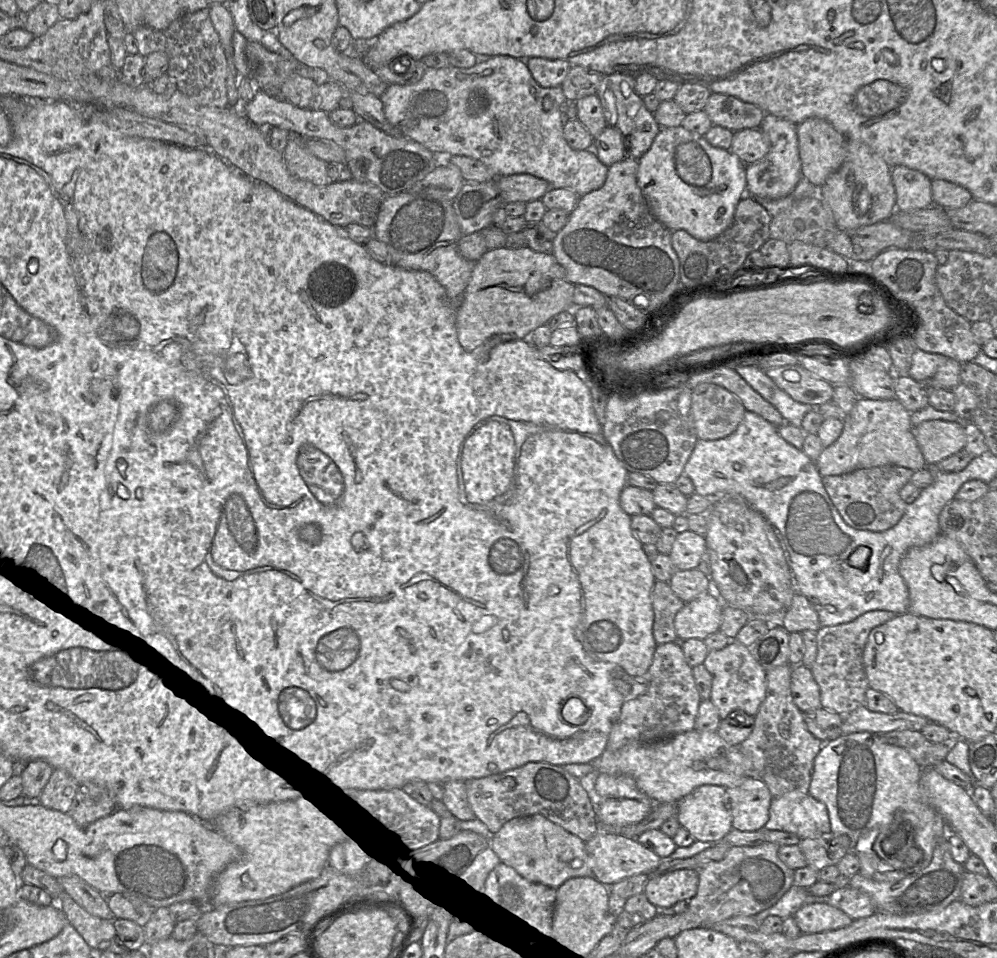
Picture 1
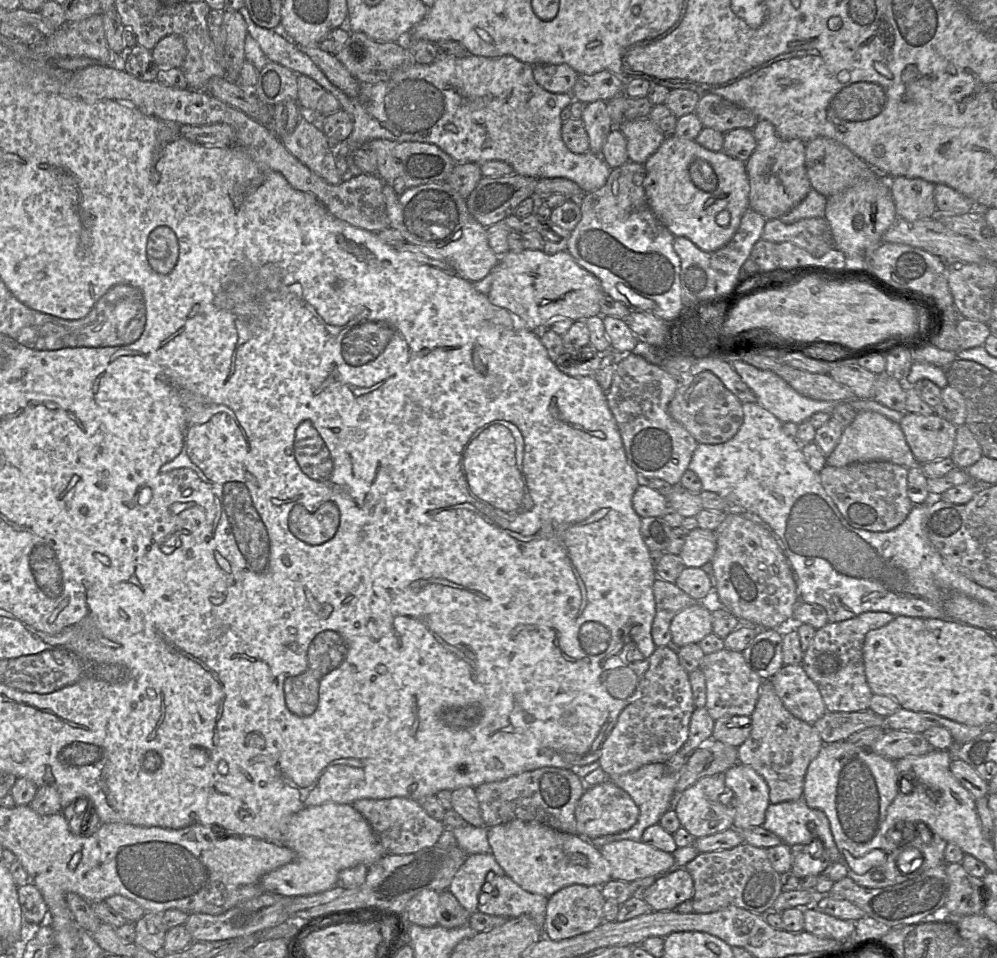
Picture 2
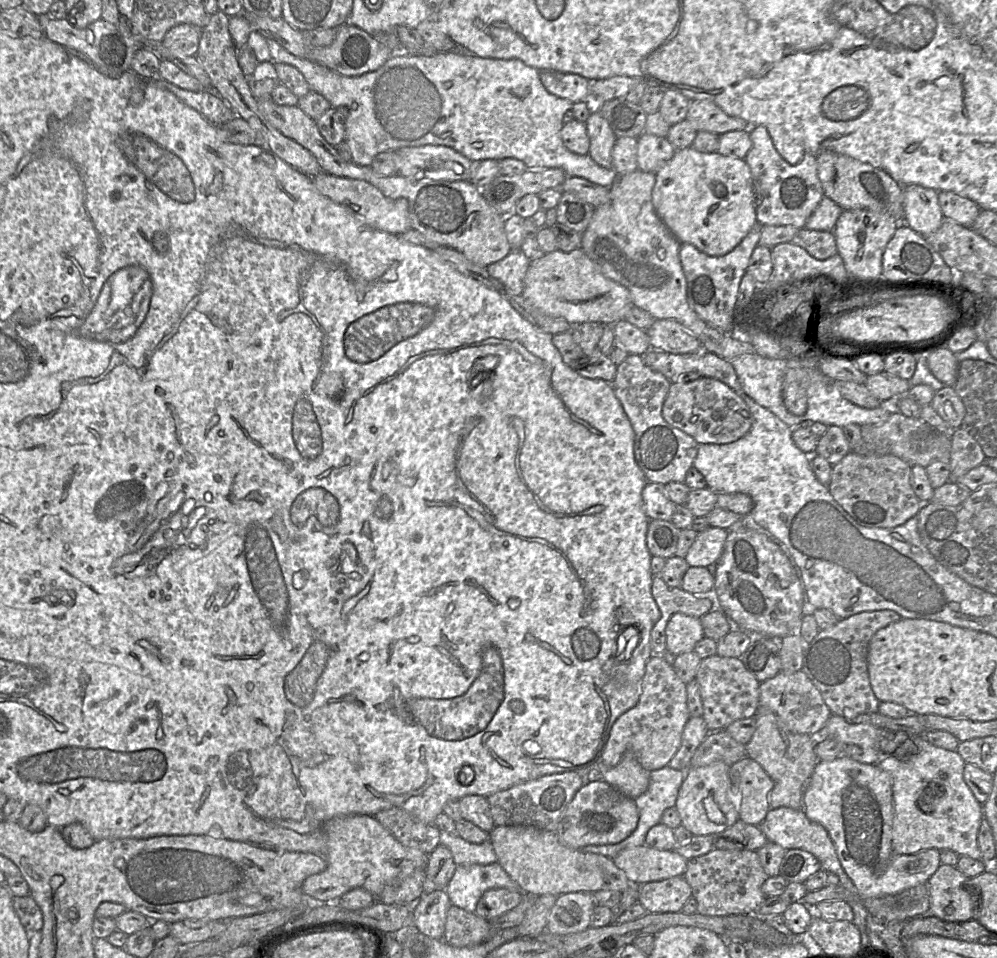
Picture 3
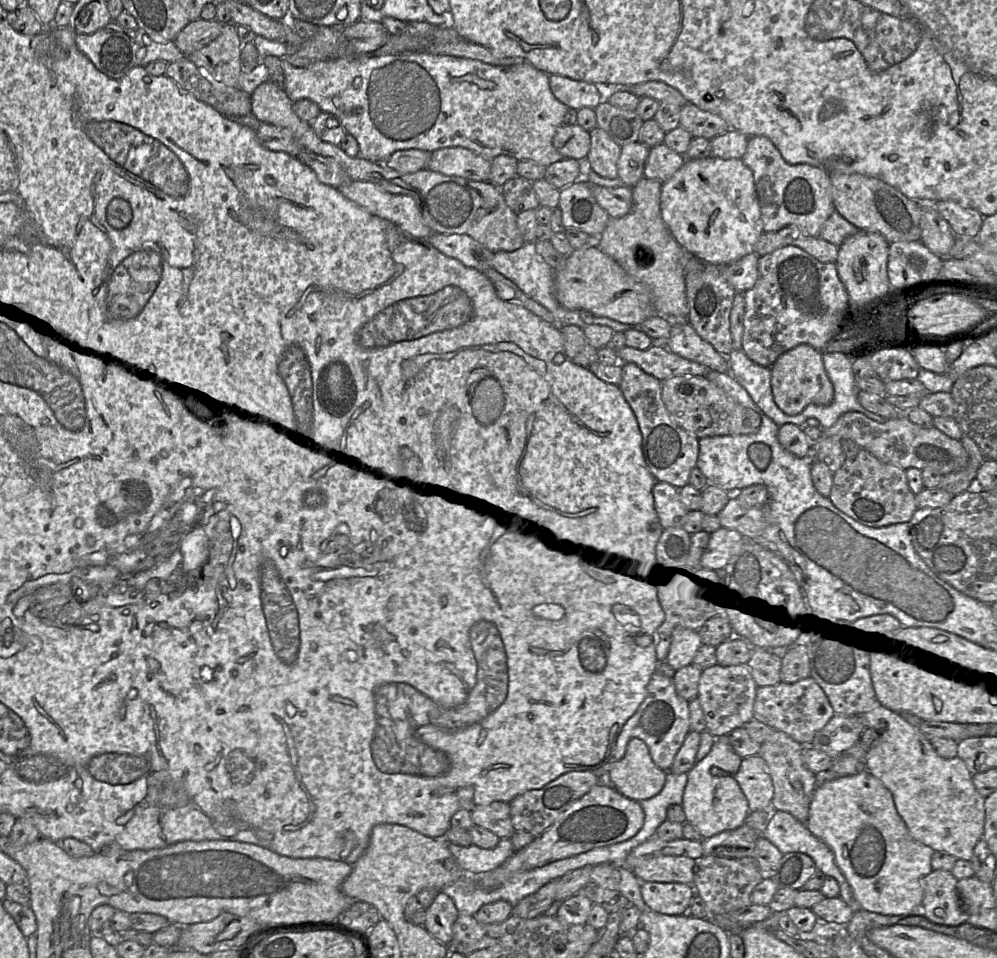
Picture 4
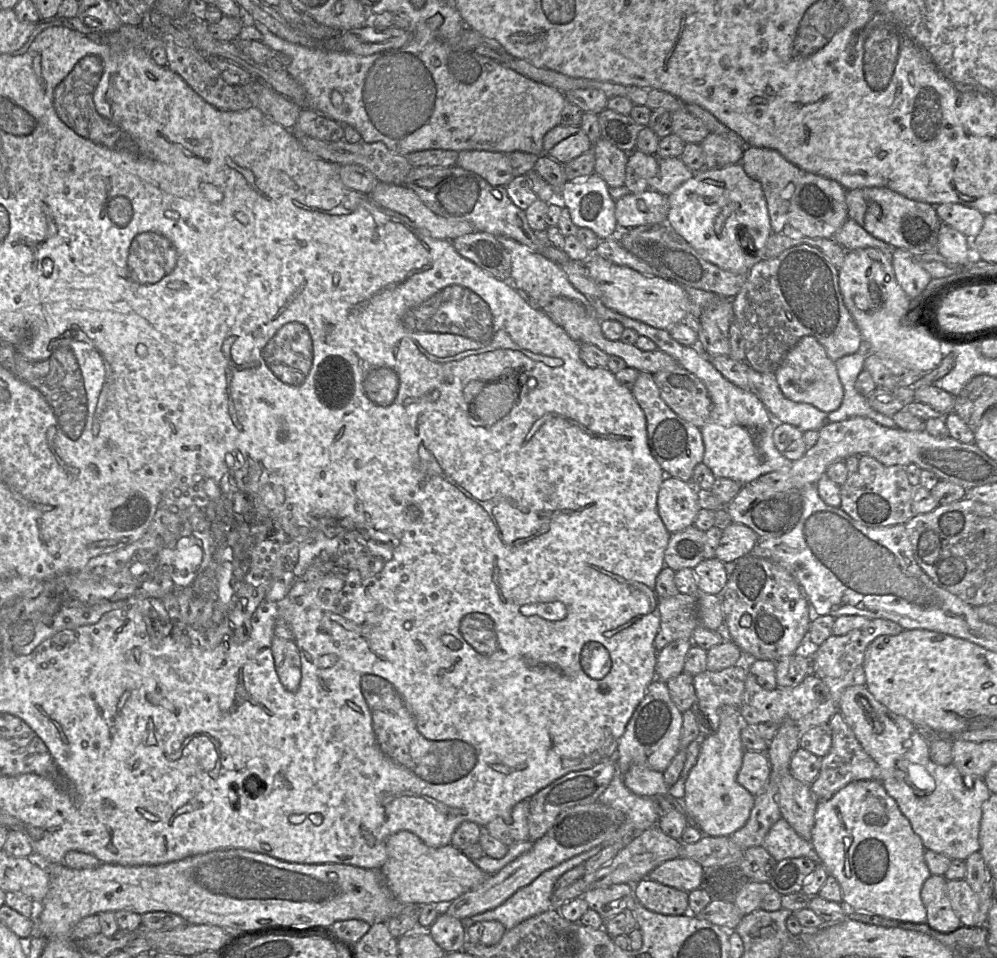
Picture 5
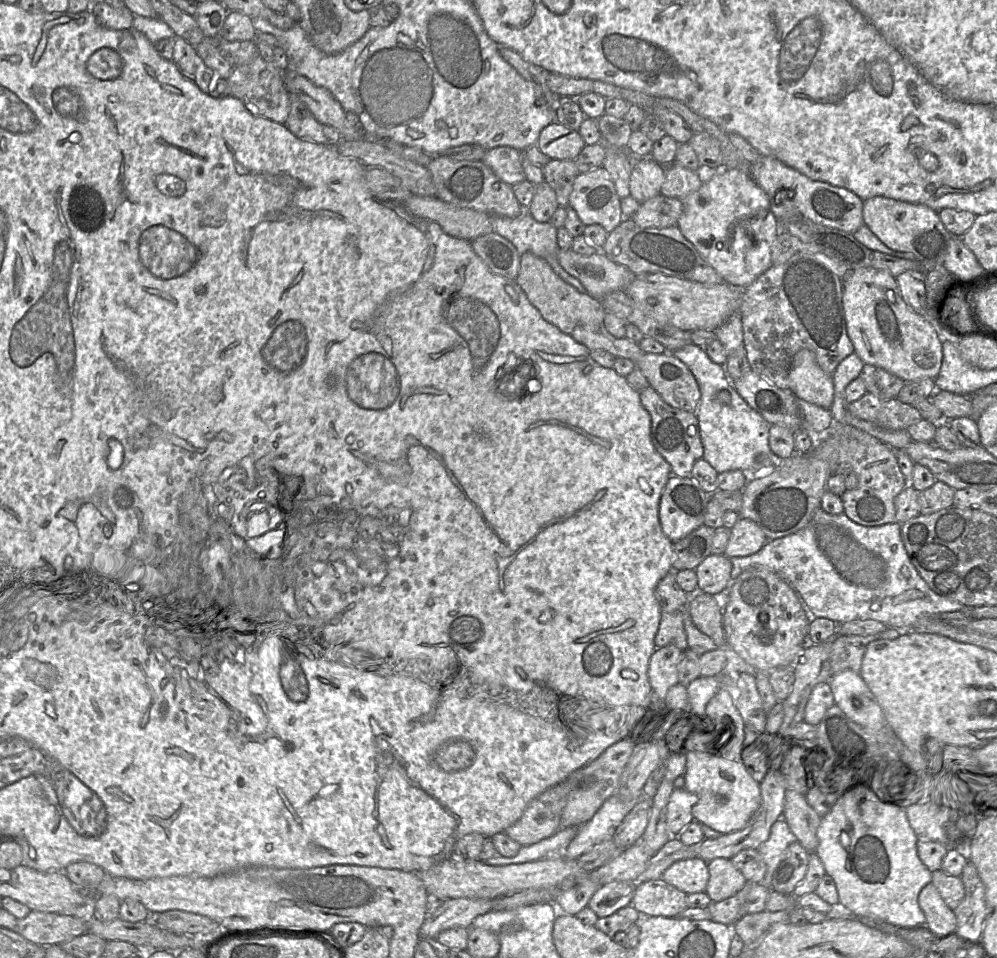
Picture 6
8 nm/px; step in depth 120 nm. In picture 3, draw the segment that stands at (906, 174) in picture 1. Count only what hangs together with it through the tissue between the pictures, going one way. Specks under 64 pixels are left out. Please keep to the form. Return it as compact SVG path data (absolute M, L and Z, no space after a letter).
M918 184L903 186L903 189L903 223L922 236L928 236L934 233L941 226L945 219L938 202L938 191Z

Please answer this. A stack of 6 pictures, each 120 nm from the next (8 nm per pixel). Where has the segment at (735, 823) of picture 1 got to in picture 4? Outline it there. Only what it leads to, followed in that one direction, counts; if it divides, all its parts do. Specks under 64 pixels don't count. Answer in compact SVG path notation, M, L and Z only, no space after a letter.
M759 754L742 759L735 780L747 799L750 812L770 811L774 786L767 765Z

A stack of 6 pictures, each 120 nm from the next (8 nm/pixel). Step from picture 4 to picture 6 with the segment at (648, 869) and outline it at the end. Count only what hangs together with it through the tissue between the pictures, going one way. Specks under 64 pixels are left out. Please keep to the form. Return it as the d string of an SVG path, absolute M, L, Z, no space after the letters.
M688 858L674 862L661 879L686 894L705 892L709 880L707 862L700 858Z

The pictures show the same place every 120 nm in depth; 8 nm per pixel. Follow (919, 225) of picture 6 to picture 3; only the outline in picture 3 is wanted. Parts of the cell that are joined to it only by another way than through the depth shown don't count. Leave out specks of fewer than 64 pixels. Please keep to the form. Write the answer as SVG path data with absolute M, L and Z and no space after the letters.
M832 151L820 152L816 155L816 160L824 196L832 199L843 210L871 210L903 222L904 189L887 172Z

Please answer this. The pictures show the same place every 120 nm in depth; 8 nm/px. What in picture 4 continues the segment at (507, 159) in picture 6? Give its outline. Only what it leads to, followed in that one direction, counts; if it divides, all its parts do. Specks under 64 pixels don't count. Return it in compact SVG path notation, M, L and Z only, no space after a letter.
M445 147L431 153L427 169L447 176L489 181L491 160L464 147Z

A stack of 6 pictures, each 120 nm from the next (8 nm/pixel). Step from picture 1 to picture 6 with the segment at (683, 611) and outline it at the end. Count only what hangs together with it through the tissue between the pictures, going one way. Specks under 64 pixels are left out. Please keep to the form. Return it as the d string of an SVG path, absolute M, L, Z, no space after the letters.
M675 645L656 648L650 657L648 678L650 693L661 698L663 693L677 682L678 663L683 651Z

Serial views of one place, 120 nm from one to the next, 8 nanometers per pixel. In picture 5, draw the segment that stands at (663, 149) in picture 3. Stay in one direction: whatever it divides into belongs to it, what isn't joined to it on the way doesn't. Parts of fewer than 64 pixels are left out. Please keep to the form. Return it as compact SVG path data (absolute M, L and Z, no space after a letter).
M679 157L659 158L658 164L659 171L656 176L649 179L649 188L666 196L695 174Z

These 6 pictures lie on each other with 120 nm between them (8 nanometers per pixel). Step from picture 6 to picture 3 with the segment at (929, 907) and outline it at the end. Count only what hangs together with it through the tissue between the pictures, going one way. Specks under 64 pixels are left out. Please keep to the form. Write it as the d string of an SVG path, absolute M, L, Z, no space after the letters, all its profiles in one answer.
M941 864L926 883L930 896L929 914L948 922L976 919L977 893L968 880L955 866Z

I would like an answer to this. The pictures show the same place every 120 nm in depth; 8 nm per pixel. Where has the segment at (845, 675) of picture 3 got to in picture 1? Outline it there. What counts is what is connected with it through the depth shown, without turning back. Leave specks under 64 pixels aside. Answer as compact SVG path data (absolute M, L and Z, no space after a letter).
M873 610L851 622L821 627L816 632L817 656L811 671L820 687L822 708L845 716L865 706L866 692L870 686L863 664L863 654L869 633L895 616L891 611Z

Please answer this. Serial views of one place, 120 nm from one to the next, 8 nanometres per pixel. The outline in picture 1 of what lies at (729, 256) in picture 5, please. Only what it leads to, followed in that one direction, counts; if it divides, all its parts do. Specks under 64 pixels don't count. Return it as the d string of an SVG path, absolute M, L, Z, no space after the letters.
M682 126L661 128L651 147L638 160L638 163L639 168L637 172L637 183L653 216L671 232L675 230L685 230L692 237L700 241L707 242L715 239L732 224L736 206L747 193L746 164L744 164L738 156L733 154L730 150L714 147L705 139L704 136L696 132L689 131Z

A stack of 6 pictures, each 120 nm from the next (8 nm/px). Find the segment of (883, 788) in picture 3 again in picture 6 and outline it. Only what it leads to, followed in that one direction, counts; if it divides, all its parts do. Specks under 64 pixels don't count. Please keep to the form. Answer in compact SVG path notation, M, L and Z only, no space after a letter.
M858 786L846 792L831 808L831 810L820 820L817 829L818 846L815 854L822 861L826 874L831 876L835 882L839 902L855 915L867 916L871 918L881 918L882 920L905 928L926 927L926 917L918 904L918 895L921 889L931 882L932 873L926 868L918 856L918 838L912 831L904 816L898 809L894 801L885 798L879 791L871 786Z

